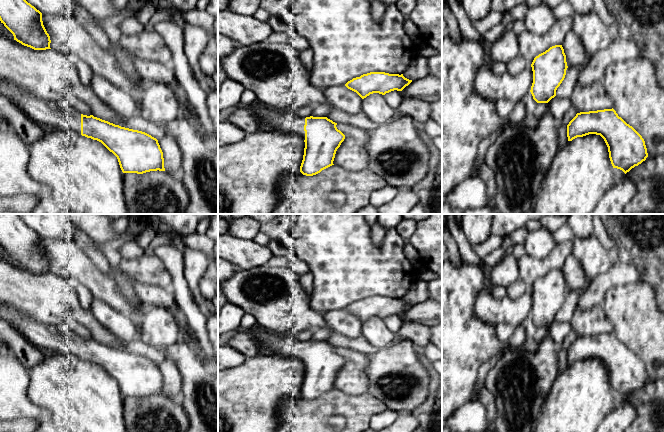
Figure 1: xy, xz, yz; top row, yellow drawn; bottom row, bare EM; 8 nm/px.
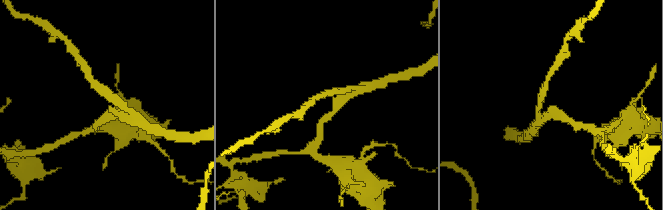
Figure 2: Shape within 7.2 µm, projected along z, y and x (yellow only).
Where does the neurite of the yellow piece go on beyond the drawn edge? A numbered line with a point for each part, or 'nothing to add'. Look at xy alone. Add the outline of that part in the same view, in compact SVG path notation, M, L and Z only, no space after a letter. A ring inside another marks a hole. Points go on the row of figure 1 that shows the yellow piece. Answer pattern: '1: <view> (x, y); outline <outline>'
1: xy (47, 114); outline M0 80L0 95L16 104L31 120L45 128L73 130L81 134L81 113L65 112L57 102L33 97L8 80Z

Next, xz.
1: xz (285, 120); outline M256 104L255 113L263 128L295 133L305 140L305 118L299 117L294 111L278 110Z

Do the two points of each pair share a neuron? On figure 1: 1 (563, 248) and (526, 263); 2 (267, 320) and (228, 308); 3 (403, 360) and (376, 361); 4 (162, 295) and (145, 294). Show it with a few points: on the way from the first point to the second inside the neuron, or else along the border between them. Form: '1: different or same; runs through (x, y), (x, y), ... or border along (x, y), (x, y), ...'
1: same; runs through (554, 257), (547, 264), (535, 264)
2: different; border along (228, 301), (237, 305), (245, 312)
3: same; runs through (396, 361), (383, 361)
4: same; runs through (158, 295), (149, 295)

